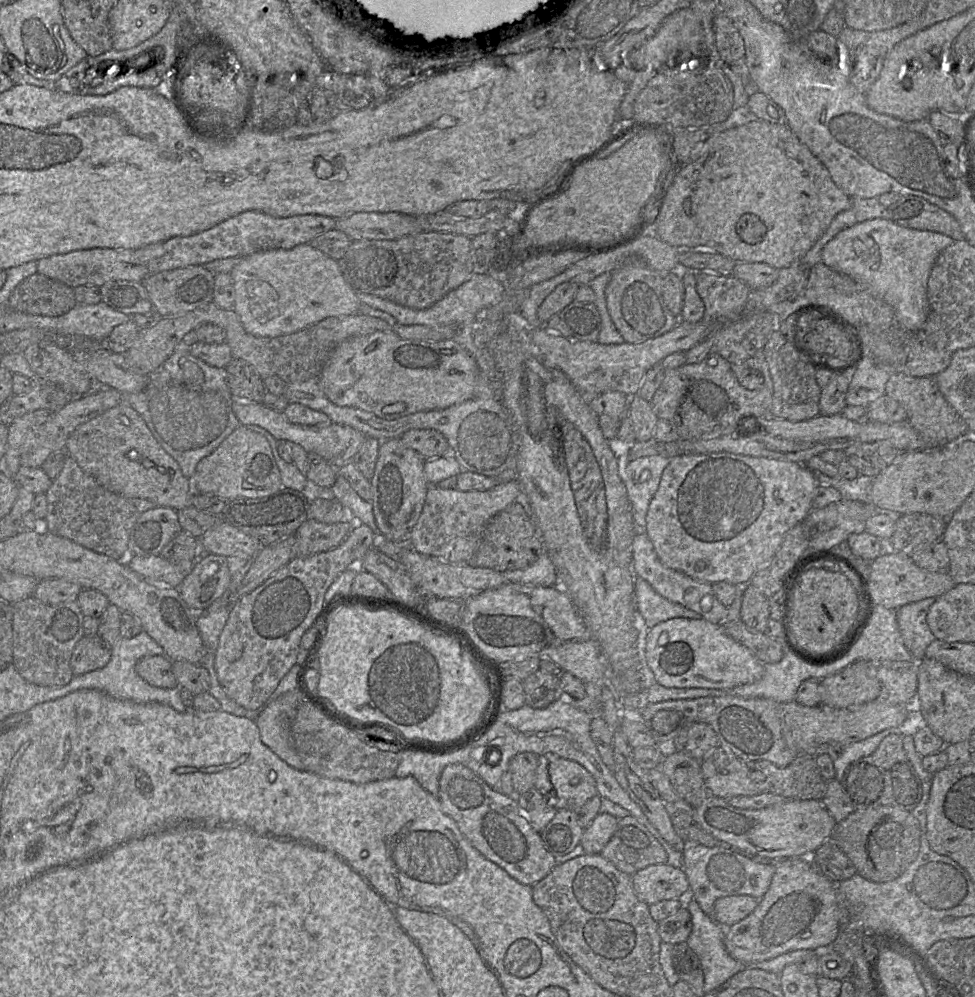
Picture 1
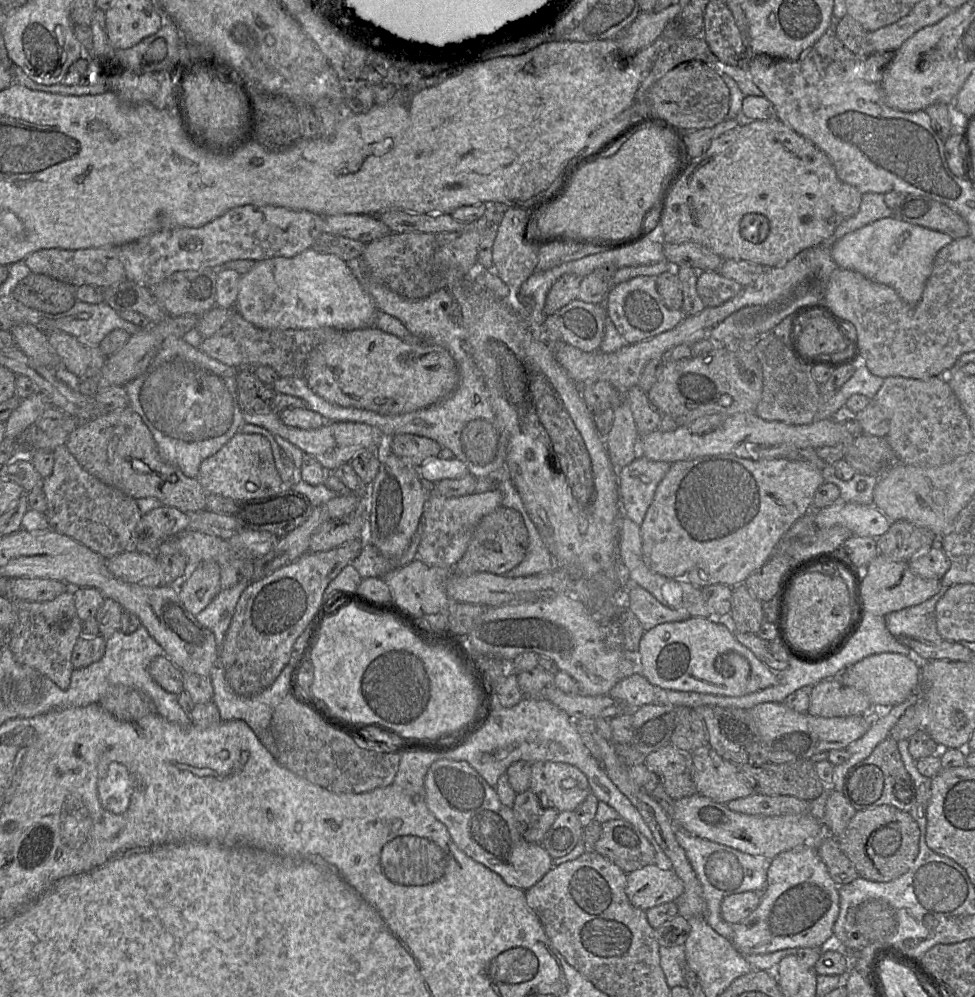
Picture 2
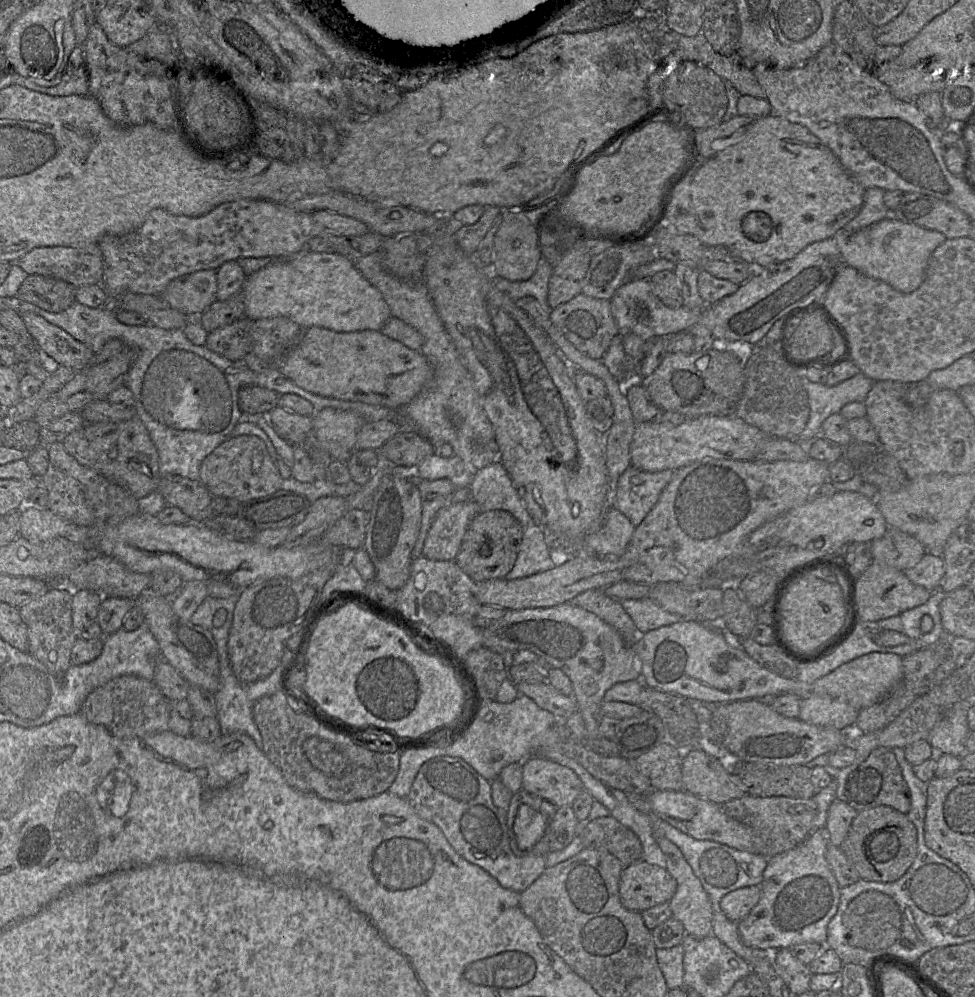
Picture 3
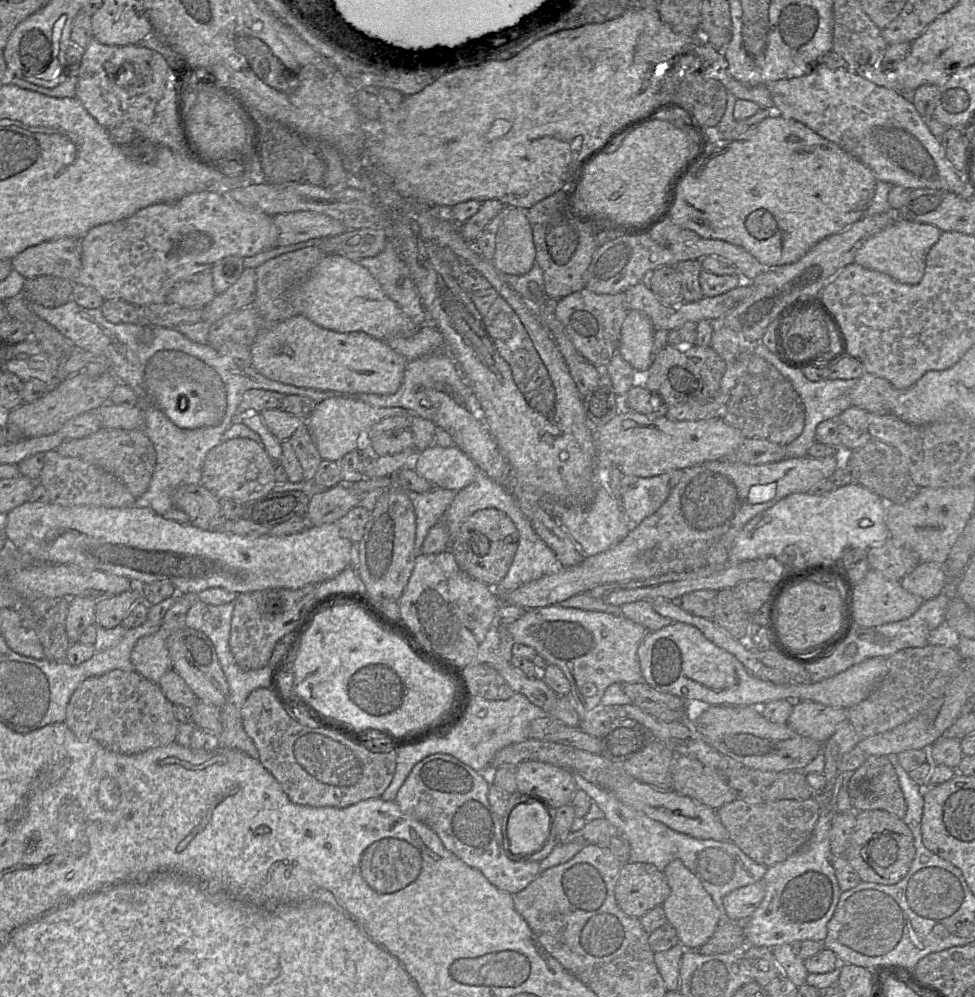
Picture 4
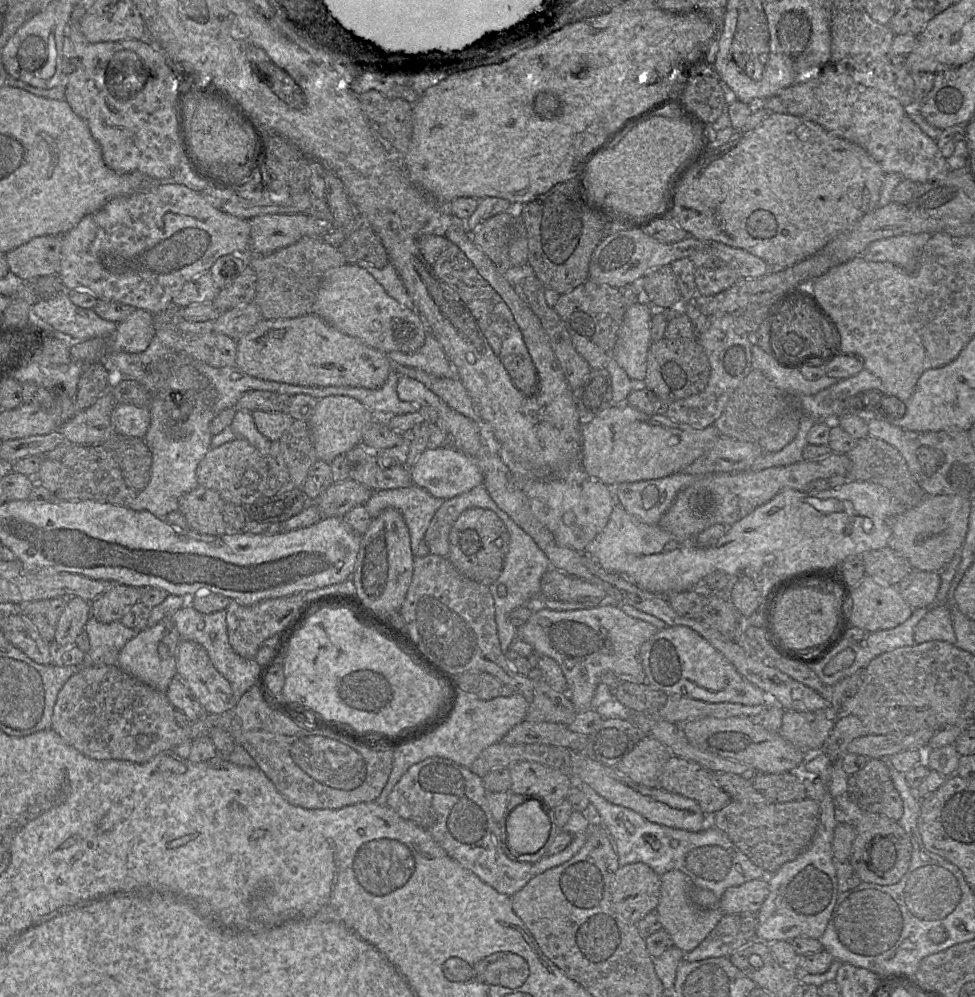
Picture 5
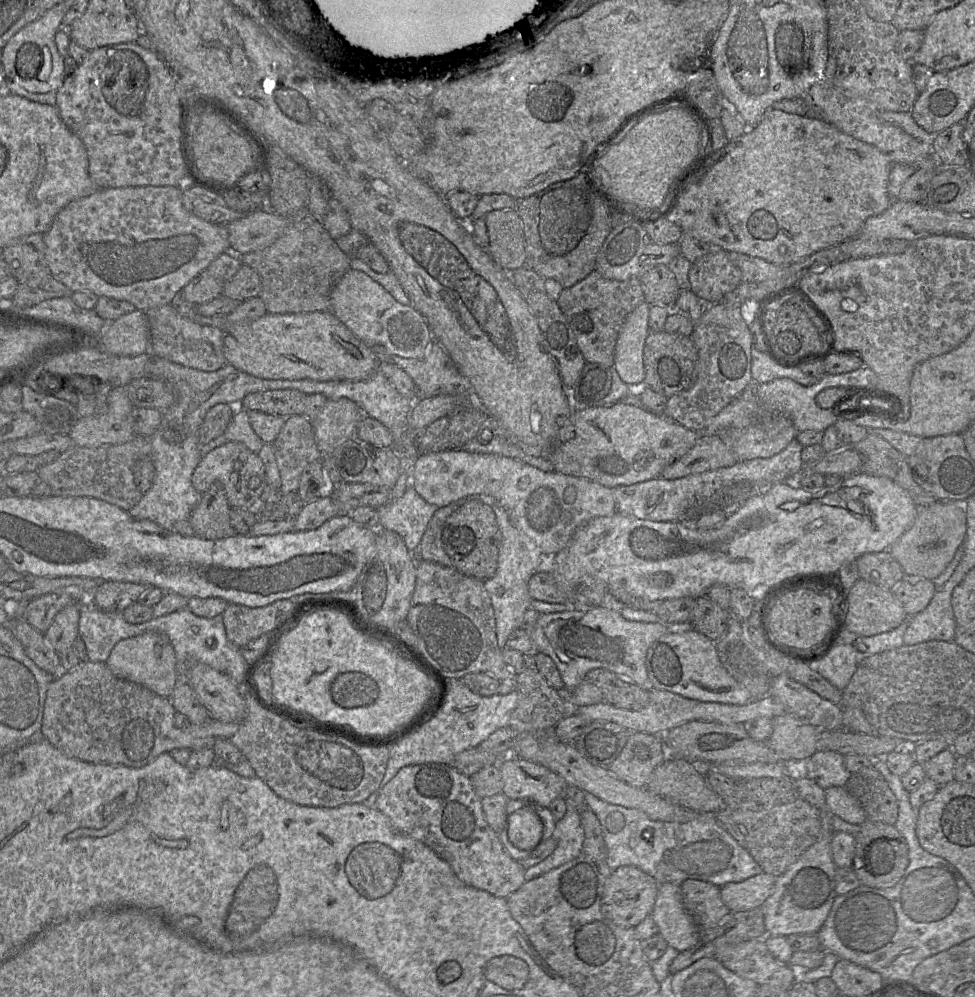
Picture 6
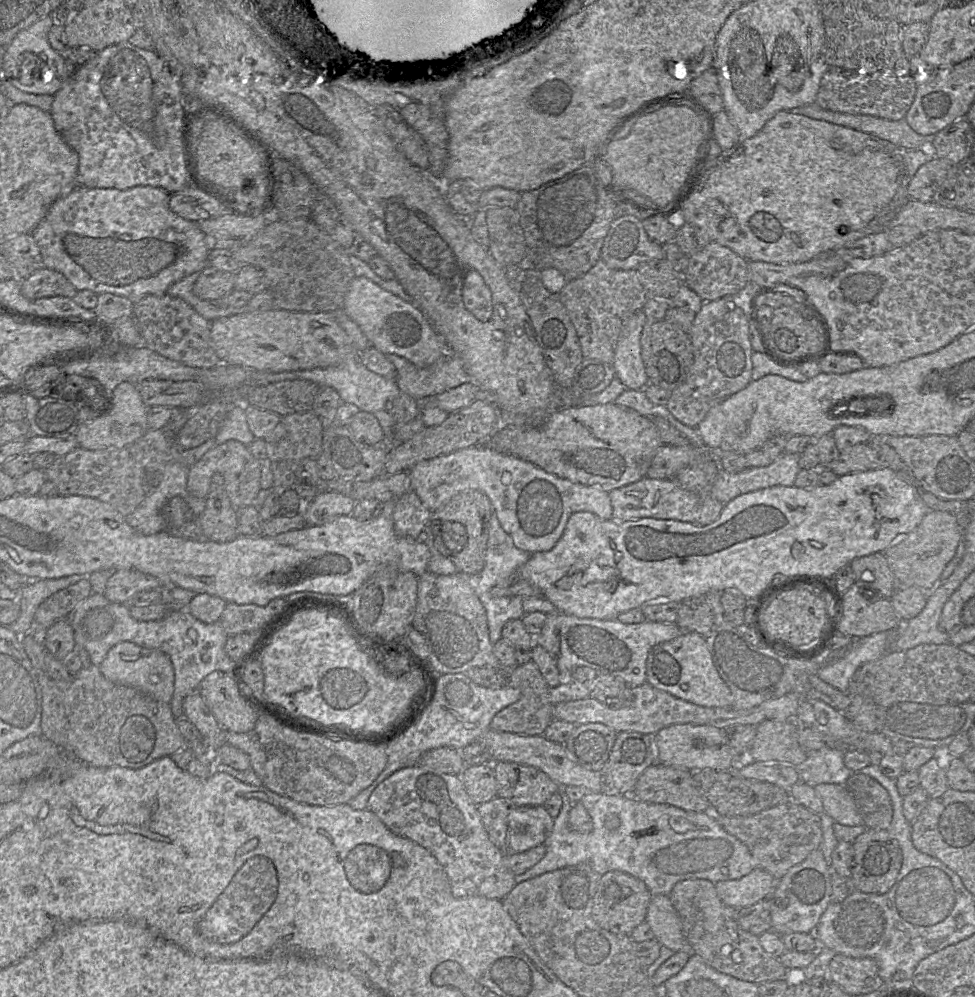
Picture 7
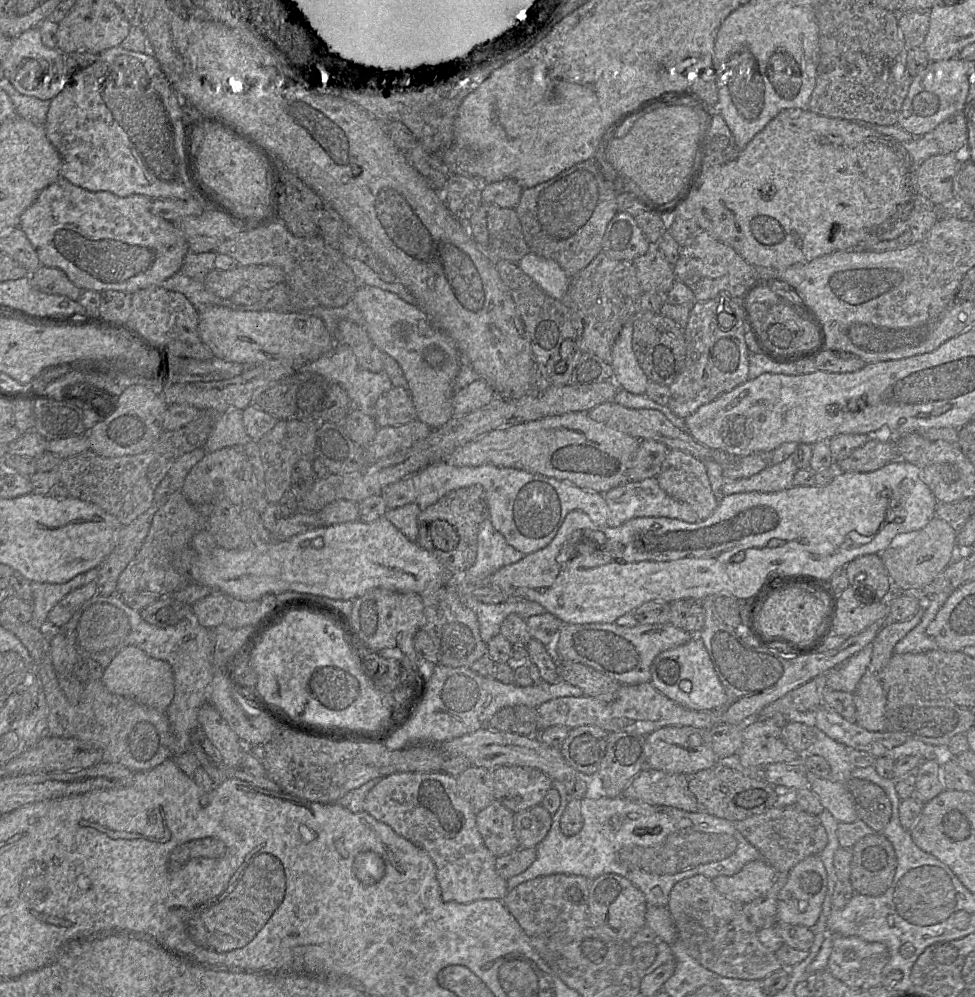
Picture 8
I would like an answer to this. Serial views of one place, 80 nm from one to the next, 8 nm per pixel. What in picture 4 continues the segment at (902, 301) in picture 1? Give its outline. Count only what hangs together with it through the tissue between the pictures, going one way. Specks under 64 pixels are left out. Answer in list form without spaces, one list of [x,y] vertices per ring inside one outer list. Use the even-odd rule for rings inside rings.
[[[896,219],[889,227],[869,237],[857,250],[854,262],[869,270],[889,275],[909,285],[918,284],[924,275],[926,256],[939,240],[942,231],[935,226]]]

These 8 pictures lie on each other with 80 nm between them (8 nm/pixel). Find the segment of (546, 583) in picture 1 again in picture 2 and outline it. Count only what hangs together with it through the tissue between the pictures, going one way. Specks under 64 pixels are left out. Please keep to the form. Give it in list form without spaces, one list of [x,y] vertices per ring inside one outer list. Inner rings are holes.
[[[527,518],[525,526],[528,532],[526,555],[521,563],[508,571],[505,576],[511,578],[526,577],[559,569],[556,567],[538,529],[530,518]]]

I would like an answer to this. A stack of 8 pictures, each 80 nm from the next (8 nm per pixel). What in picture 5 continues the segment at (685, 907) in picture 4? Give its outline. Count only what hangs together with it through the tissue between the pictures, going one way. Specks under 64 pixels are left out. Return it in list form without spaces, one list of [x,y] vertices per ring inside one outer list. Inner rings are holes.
[[[679,870],[668,871],[661,876],[660,898],[655,909],[662,929],[670,935],[674,946],[684,953],[699,946],[724,915],[720,908],[704,910],[694,906],[689,898],[692,887],[692,881],[683,872]]]

